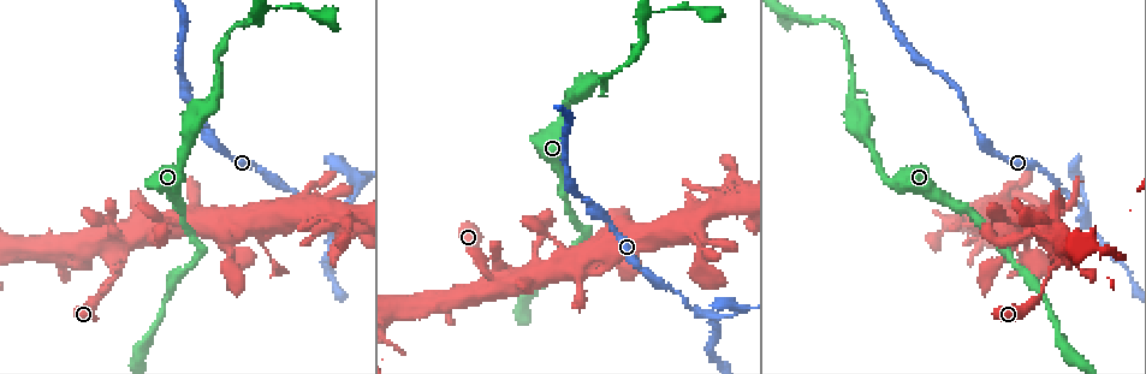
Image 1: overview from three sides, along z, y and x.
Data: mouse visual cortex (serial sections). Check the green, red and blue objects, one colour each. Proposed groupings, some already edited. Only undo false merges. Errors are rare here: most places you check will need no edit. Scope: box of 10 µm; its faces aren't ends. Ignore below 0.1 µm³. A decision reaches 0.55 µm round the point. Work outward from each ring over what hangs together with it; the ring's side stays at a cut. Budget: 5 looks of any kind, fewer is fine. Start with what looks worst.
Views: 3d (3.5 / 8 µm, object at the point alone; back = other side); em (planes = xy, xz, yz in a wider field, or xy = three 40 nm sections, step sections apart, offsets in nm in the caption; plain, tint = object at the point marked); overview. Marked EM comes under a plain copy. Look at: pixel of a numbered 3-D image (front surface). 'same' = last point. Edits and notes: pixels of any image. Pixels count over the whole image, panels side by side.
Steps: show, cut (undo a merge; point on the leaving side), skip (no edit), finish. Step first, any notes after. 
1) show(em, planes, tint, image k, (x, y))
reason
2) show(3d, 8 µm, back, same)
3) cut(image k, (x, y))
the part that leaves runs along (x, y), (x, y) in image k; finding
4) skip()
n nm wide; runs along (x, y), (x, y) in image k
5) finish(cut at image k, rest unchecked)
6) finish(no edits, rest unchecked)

show(3d, 3.5 µm, image 1, (1009, 250))

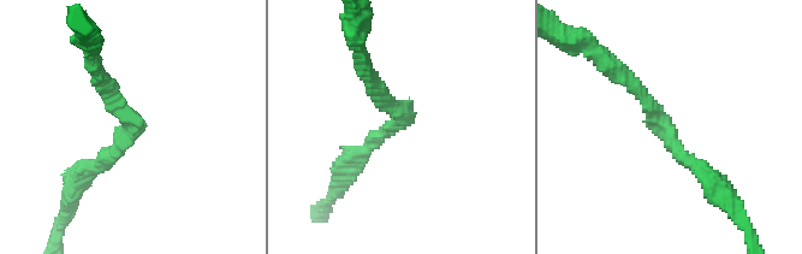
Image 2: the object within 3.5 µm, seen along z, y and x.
show(em, xy, step 2, tint, image 2, (401, 120))
arms of 200, 200 nm; need the tissue

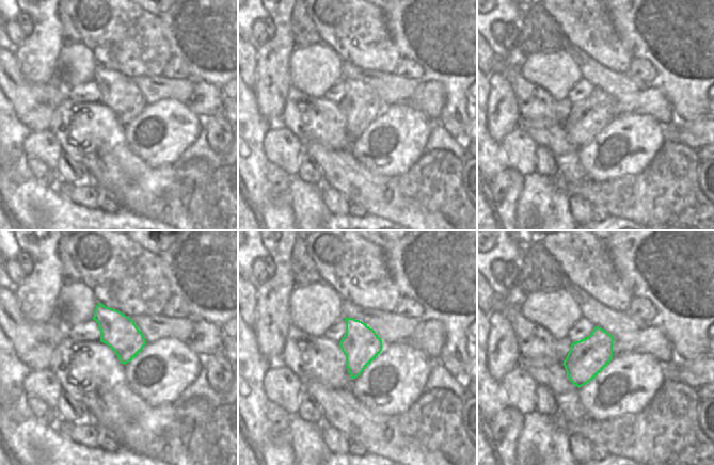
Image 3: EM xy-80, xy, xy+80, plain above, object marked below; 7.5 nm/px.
show(em, xy, step 5, tint, same)

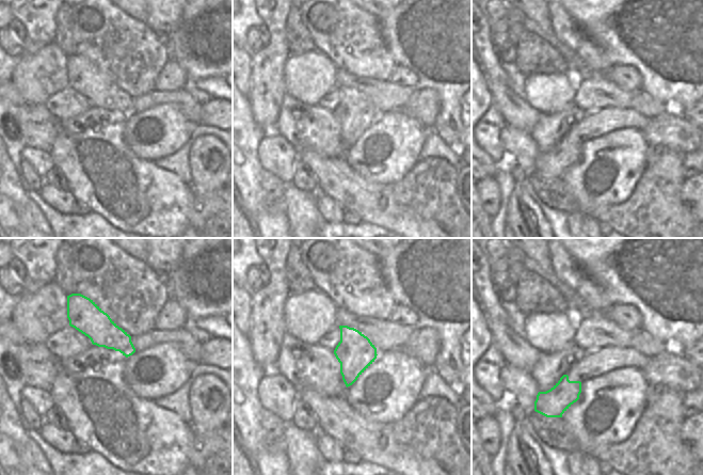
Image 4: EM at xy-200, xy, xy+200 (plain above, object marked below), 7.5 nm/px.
skip()
runs along (618, 71), (673, 146), (708, 175) in image 2; continuous, no second cell

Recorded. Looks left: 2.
show(3d, 3.5 µm, image 1, (1086, 199))
abrupt turn

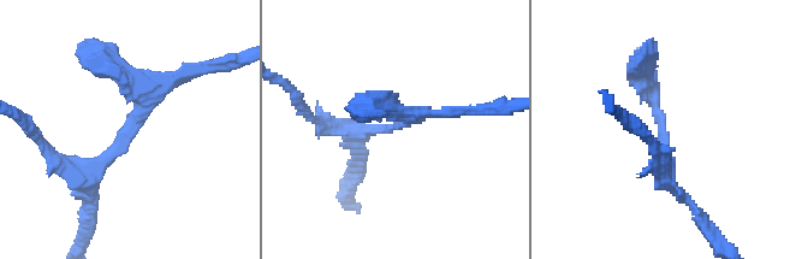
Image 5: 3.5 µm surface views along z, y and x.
show(em, planes, tint, image 5, (132, 125))

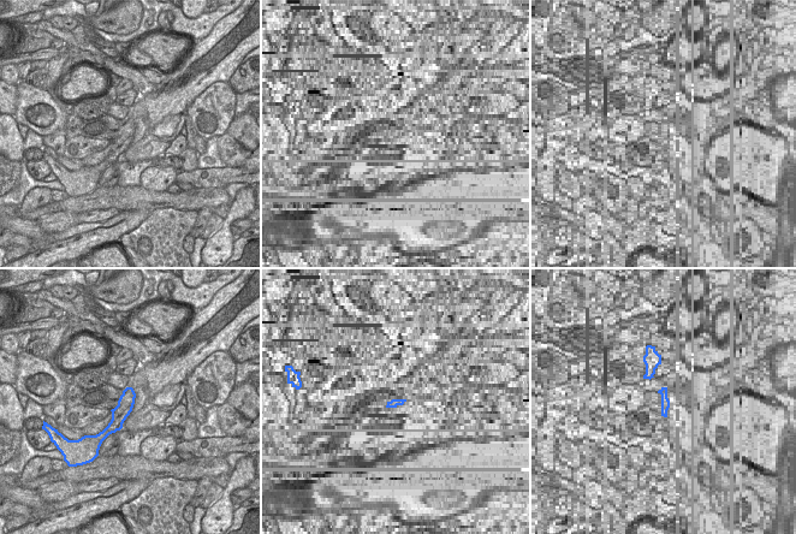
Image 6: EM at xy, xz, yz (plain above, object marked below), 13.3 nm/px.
skip()
runs along (129, 390), (118, 420), (105, 433) in image 6; continuous, no second cell

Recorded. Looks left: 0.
finish(no edits, rest unchecked)

